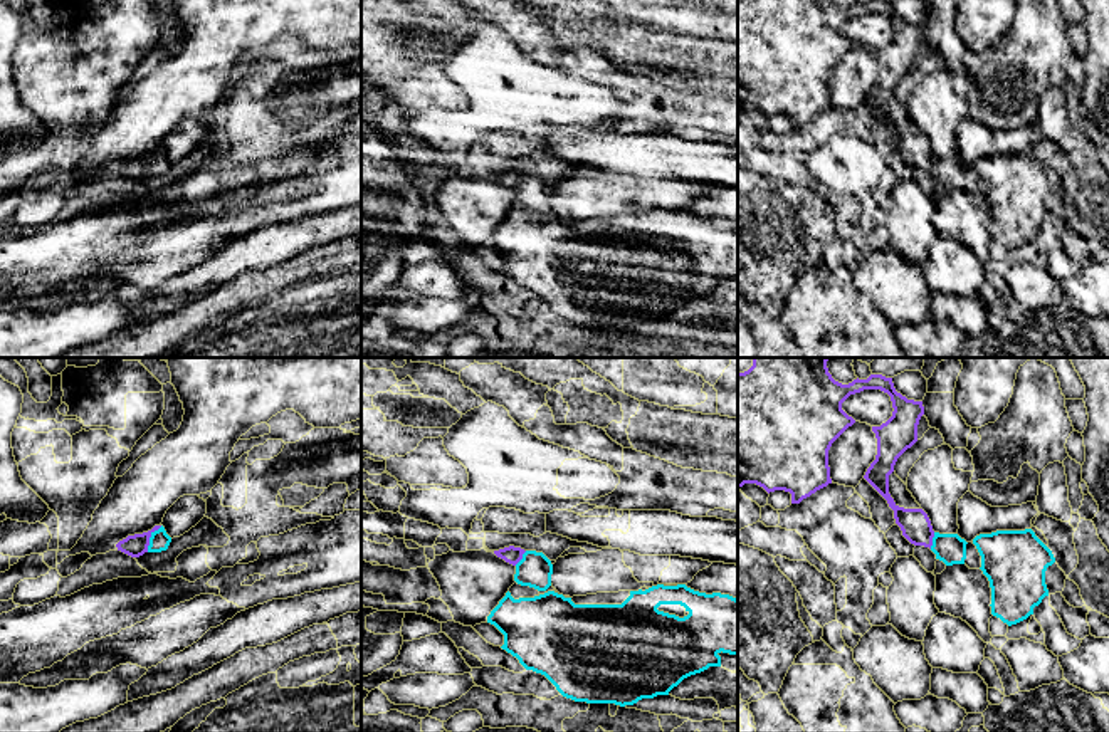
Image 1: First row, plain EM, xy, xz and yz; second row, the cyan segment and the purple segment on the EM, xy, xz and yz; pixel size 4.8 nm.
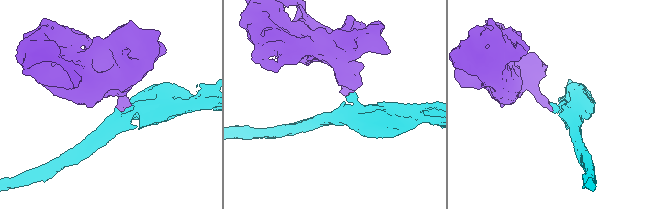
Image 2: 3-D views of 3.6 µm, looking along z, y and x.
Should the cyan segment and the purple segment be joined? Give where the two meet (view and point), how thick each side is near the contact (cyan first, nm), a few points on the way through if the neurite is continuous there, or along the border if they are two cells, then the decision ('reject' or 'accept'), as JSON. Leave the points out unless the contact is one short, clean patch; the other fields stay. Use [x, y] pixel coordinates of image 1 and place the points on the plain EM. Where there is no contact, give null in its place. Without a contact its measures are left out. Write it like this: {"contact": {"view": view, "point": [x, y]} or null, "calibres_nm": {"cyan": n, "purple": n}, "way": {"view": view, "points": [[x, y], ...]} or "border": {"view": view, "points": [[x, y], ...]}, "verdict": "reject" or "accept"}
{"contact": {"view": "xy", "point": [150, 162]}, "calibres_nm": {"cyan": 90, "purple": 110}, "way": {"view": "xy", "points": [[158, 165], [150, 162], [135, 170]]}, "verdict": "accept"}

